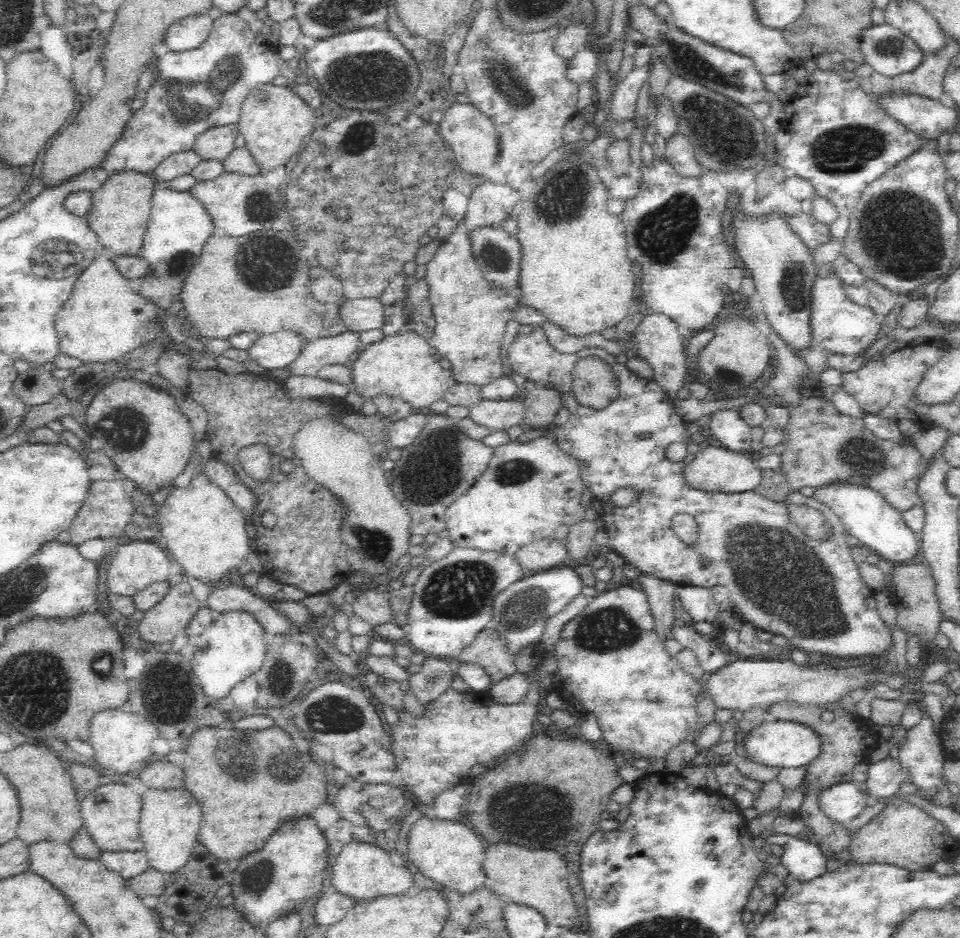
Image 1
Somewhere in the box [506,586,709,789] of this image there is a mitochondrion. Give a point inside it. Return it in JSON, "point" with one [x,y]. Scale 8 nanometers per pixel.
{"point":[605,629]}

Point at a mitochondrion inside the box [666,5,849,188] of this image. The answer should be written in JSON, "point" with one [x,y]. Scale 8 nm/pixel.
{"point":[703,101]}

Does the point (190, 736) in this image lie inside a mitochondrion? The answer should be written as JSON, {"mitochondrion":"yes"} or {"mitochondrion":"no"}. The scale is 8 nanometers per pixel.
{"mitochondrion":"no"}

